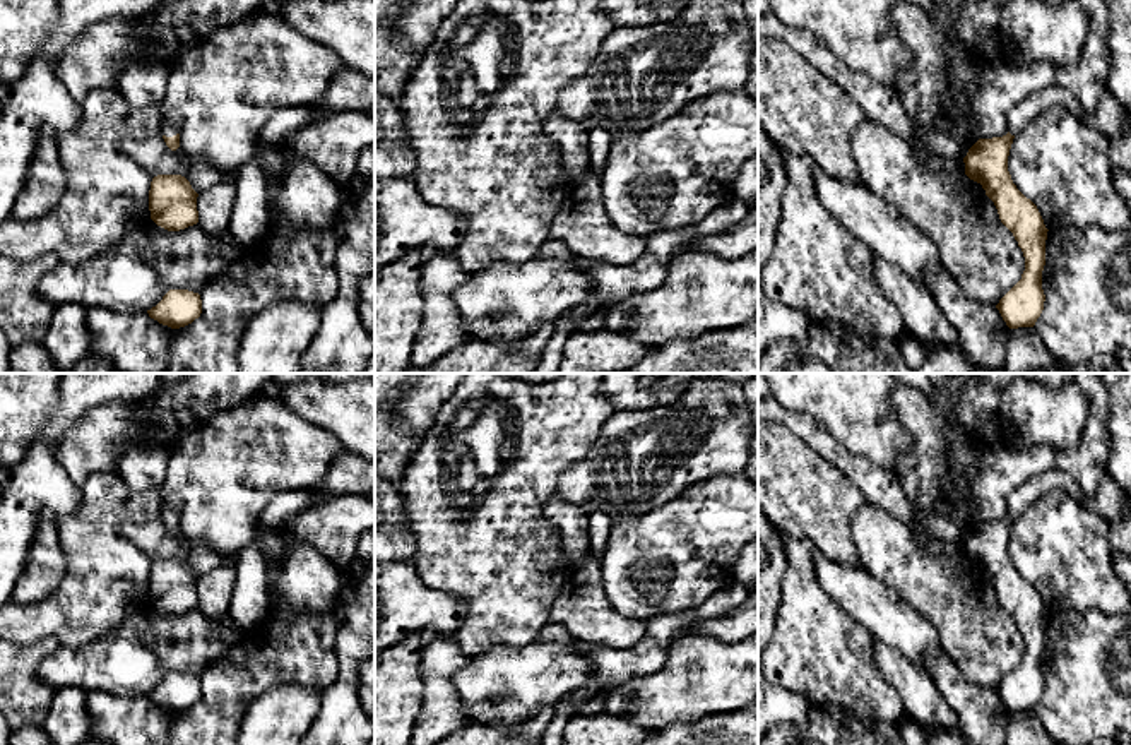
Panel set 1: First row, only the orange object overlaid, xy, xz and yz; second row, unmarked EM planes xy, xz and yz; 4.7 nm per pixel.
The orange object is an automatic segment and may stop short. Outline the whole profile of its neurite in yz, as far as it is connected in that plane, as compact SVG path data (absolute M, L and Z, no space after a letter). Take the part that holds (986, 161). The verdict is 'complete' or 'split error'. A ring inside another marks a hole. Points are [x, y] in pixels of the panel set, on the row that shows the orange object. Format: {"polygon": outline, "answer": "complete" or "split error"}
{"polygon": "M1059 86L1035 91L1010 111L1010 132L1003 137L979 139L963 158L965 175L980 183L994 202L1001 223L1013 233L1025 257L1021 279L999 300L996 308L1010 329L1033 327L1044 310L1042 271L1045 265L1047 228L1037 206L1013 183L1008 156L1016 134L1035 116L1056 106L1071 108L1088 127L1107 137L1131 127L1131 115L1109 91L1097 108L1087 113L1073 94Z", "answer": "split error"}

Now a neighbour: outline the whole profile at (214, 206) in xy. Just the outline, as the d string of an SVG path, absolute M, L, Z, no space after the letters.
M226 180L197 197L198 224L214 236L229 231L233 206L236 197L236 182Z

